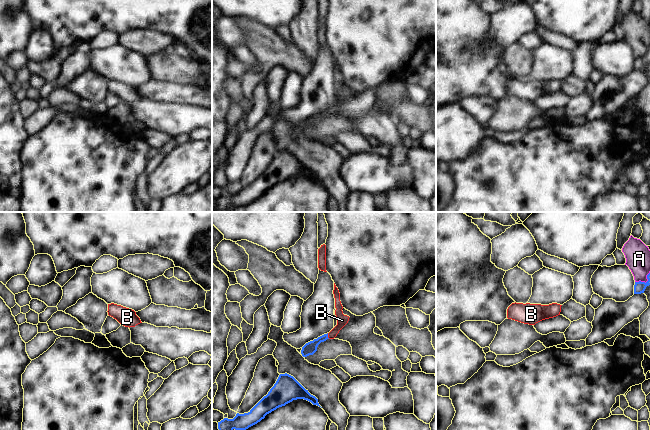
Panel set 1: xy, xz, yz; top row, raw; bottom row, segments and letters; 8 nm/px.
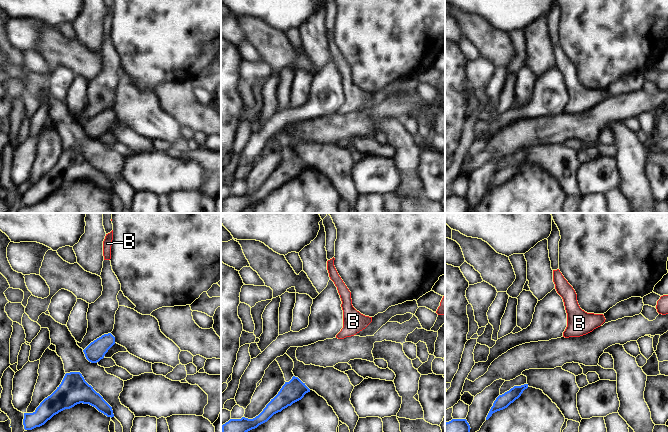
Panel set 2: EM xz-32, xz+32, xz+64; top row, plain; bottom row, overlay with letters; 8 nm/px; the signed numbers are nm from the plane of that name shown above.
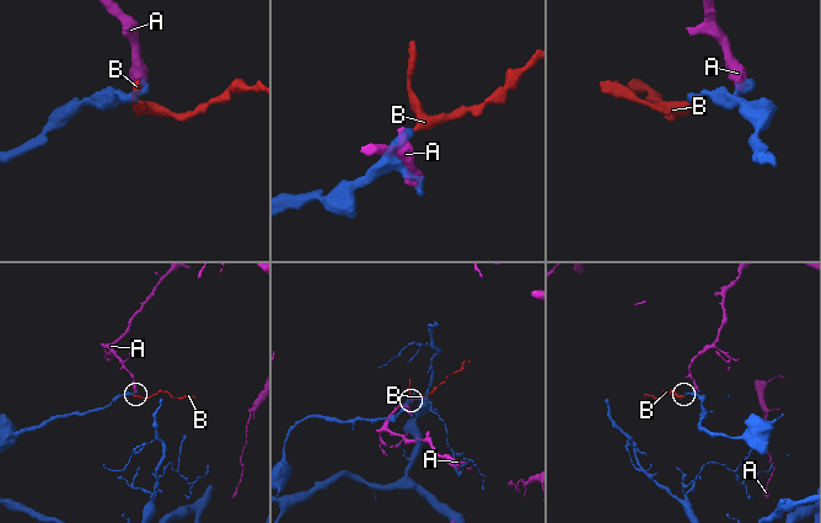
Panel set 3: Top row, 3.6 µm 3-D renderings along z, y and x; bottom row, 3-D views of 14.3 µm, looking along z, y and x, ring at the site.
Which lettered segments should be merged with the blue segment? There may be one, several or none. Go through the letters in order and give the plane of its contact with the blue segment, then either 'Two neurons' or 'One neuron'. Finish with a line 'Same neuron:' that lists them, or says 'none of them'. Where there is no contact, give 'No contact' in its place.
A: Touches blue in yz. Two neurons
B: Touches blue in xz. One neuron
Same neuron: B.

